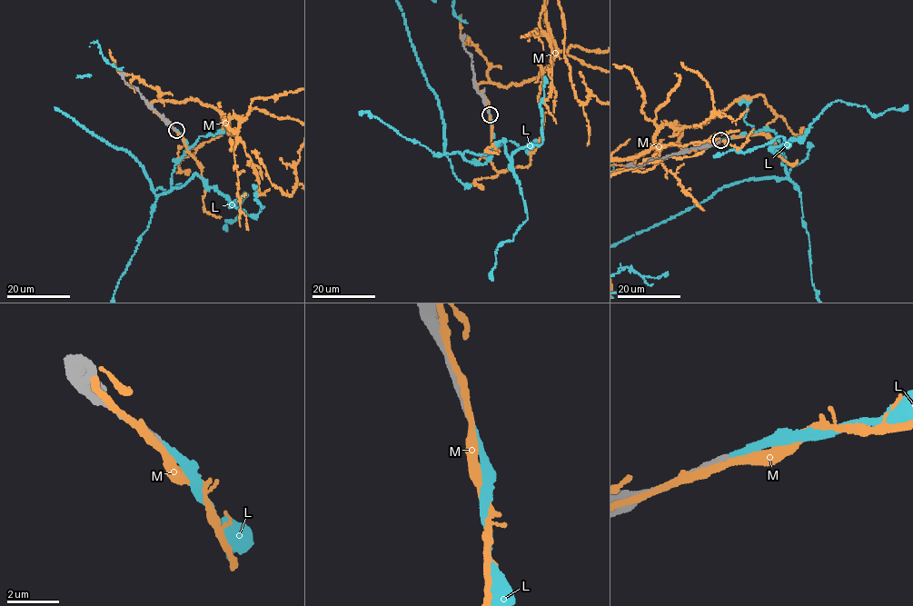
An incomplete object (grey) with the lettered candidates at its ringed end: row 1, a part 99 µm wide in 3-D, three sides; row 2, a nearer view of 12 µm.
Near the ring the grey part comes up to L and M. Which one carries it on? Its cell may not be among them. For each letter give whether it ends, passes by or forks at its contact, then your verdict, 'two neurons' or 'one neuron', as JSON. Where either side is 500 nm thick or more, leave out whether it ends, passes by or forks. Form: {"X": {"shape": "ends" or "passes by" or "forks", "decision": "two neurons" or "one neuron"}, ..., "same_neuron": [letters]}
{"L": {"shape": "ends", "decision": "one neuron"}, "M": {"shape": "passes by", "decision": "two neurons"}, "same_neuron": ["L"]}

